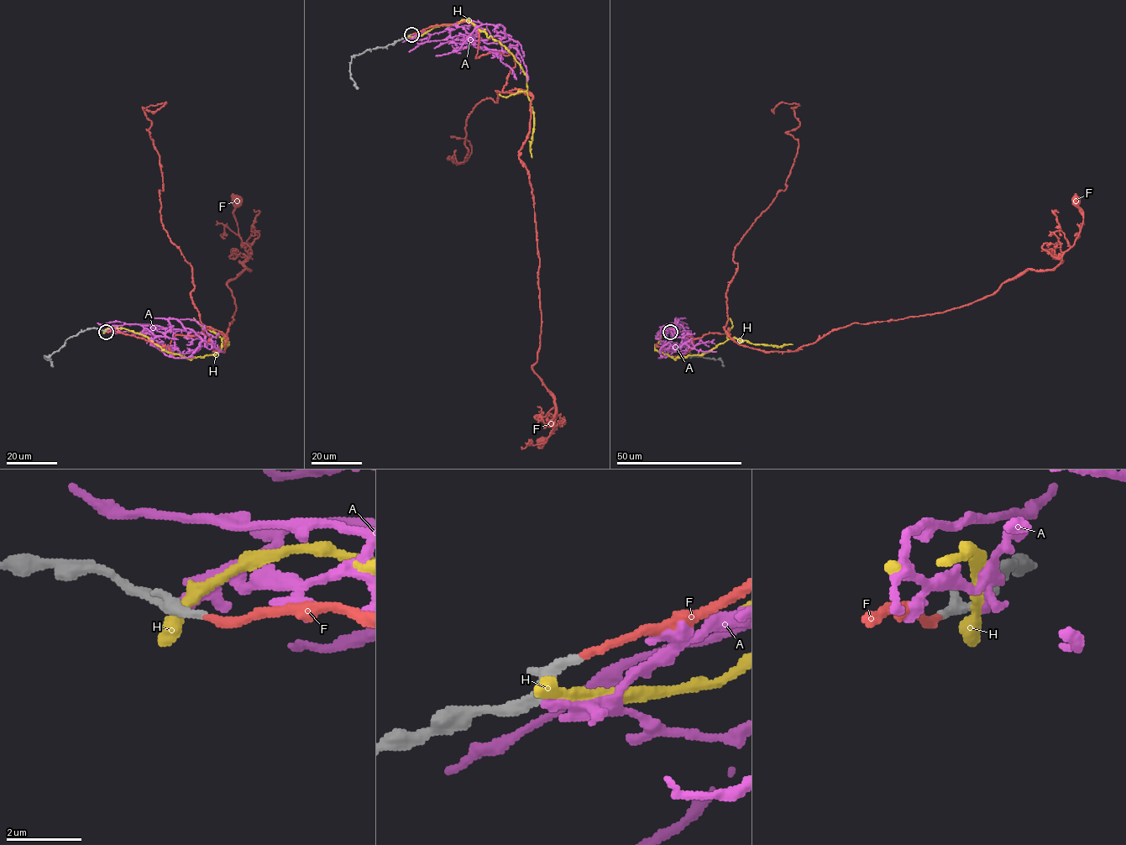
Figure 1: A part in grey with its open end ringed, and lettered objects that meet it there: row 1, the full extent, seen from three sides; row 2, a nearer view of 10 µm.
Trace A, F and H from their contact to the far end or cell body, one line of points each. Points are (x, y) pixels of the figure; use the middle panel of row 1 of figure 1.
A: (409, 38), (468, 20), (478, 28), (473, 41), (504, 38), (505, 28), (480, 24), (458, 50), (436, 55)
F: (411, 34), (469, 22), (475, 58), (514, 59), (504, 92), (532, 97), (540, 441)
H: (409, 37), (466, 19), (499, 40), (526, 76), (534, 118), (532, 157)

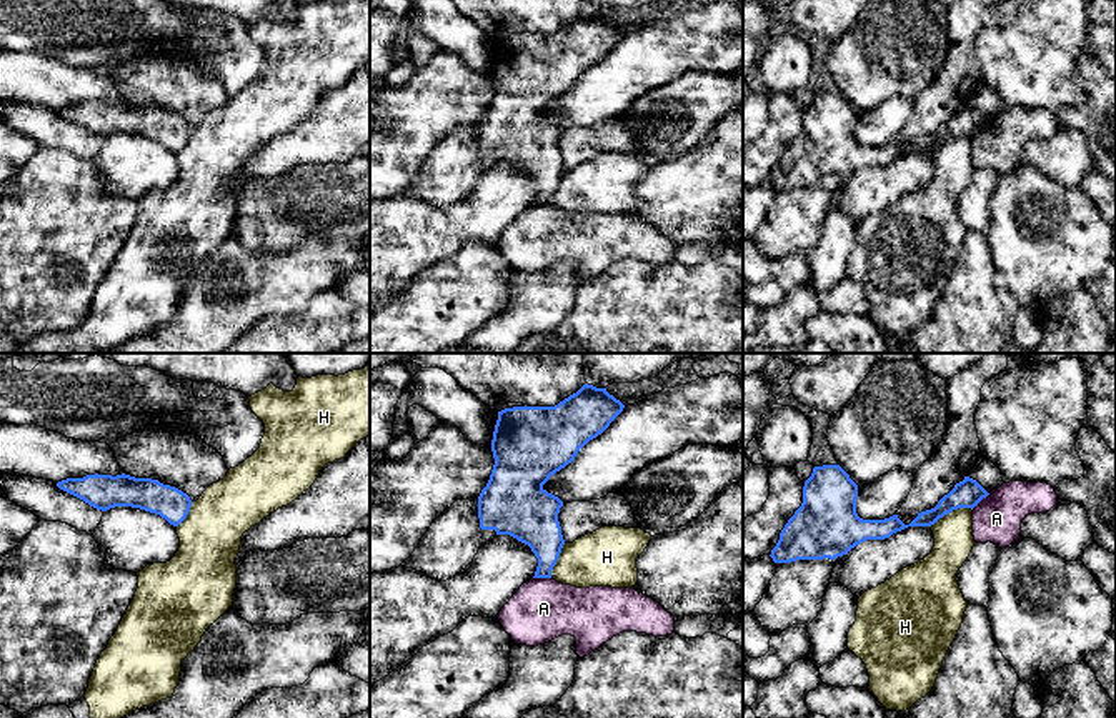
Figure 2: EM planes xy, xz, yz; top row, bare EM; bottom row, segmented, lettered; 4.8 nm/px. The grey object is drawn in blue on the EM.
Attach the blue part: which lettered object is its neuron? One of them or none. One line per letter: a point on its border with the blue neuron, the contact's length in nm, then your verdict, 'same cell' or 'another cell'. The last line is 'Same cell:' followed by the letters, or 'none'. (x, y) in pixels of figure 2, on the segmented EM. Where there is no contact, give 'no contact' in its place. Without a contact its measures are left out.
A: meets blue in xz at (542, 577); contact 90 nm long; another cell
F: no contact; same cell
H: meets blue in yz at (950, 512); contact 220 nm long; another cell
Same cell: F

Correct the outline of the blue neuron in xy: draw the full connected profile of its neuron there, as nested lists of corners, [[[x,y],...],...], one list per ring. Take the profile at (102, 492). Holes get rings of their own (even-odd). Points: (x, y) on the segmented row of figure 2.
[[[125,473],[67,478],[58,481],[57,486],[97,510],[140,508],[160,515],[173,526],[178,526],[187,518],[192,506],[190,496],[182,490],[158,480],[135,478]]]

